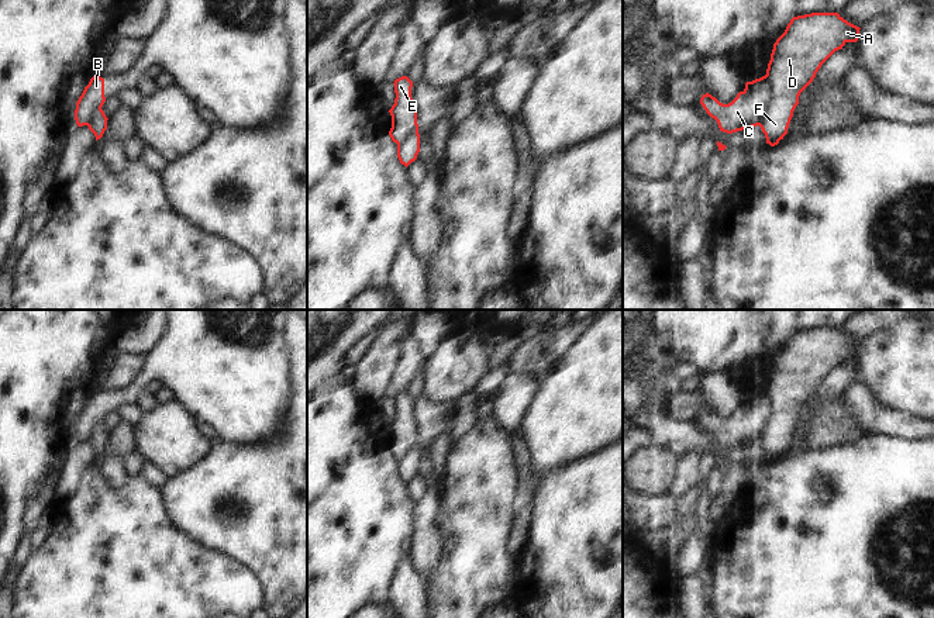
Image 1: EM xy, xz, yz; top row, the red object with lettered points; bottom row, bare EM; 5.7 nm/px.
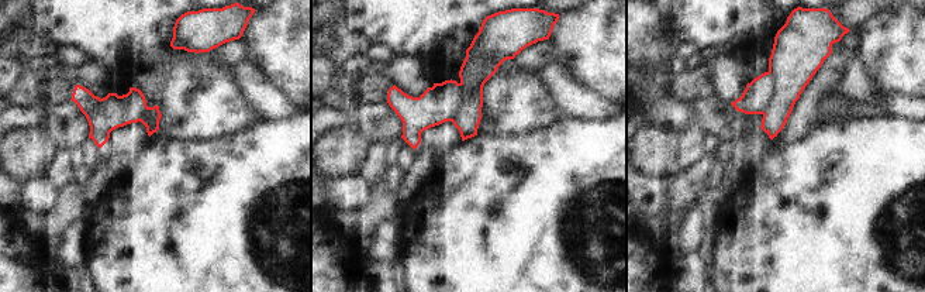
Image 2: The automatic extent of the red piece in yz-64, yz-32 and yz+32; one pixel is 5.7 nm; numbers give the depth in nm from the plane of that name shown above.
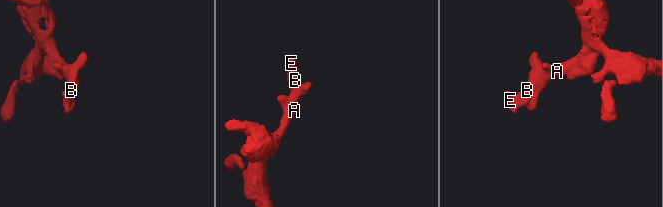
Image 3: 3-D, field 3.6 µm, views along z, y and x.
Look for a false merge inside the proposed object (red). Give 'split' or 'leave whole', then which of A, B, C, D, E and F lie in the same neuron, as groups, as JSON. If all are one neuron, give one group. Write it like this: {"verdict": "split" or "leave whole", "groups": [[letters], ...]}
{"verdict": "split", "groups": [["A", "D", "F"], ["B", "C", "E"]]}

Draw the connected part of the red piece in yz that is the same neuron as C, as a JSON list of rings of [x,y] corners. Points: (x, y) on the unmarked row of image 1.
[[[766,391],[745,398],[745,404],[737,412],[723,420],[706,408],[700,420],[714,434],[720,446],[733,449],[759,441],[764,427],[771,418],[771,397]]]

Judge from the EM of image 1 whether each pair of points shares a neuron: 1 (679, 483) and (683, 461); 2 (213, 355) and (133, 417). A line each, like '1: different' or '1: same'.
1: same
2: different

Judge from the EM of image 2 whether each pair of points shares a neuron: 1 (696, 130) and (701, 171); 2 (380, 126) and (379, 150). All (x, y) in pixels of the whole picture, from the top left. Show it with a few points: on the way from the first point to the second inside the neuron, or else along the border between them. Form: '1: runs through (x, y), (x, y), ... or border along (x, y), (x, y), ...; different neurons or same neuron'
1: border along (708, 151), (676, 172); different neurons
2: border along (387, 141), (373, 140), (369, 144); different neurons

